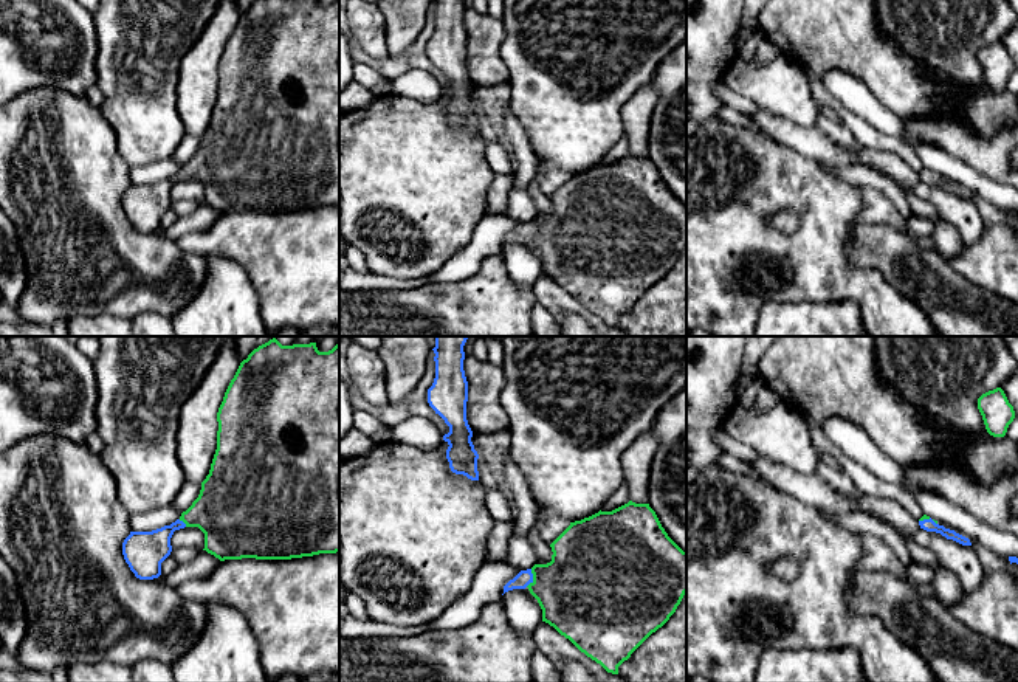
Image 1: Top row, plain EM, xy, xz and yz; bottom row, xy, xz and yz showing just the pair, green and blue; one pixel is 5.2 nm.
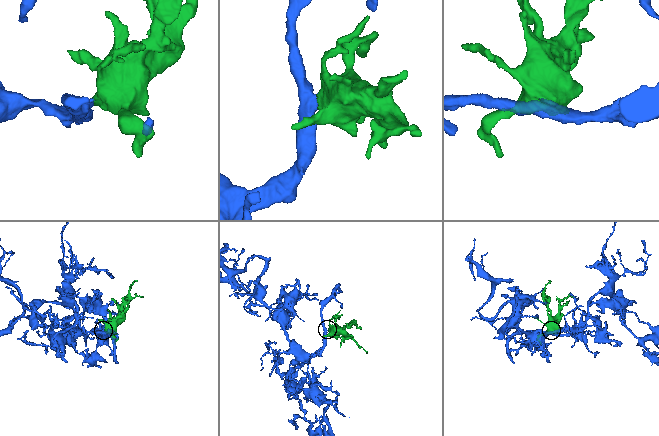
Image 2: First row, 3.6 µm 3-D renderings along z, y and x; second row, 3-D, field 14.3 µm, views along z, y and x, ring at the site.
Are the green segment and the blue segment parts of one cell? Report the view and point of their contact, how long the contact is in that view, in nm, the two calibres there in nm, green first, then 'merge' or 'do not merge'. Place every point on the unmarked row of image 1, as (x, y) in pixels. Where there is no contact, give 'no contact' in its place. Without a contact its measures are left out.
contact xz (533, 231); length 100 nm; calibres 440 and 80 nm; merge

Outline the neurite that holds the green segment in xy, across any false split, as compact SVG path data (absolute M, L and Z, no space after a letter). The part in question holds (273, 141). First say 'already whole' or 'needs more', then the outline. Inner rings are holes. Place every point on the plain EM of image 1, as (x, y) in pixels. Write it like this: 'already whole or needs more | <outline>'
needs more | M257 0L243 12L231 33L217 65L217 102L209 127L201 135L198 150L170 178L152 184L130 184L122 195L122 208L130 223L139 232L153 232L161 228L161 215L170 208L170 191L175 183L198 180L205 186L205 202L220 214L225 212L291 212L319 206L339 205L339 0L319 5L318 0Z

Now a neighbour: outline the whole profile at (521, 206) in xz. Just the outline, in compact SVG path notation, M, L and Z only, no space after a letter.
M514 184L508 195L508 211L507 215L516 219L522 223L531 222L536 217L536 206L528 191Z

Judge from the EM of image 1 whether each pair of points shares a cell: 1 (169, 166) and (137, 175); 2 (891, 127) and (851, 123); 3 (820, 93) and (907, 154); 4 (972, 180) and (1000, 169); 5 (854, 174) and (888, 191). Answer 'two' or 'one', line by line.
1: one
2: two
3: one
4: two
5: one

